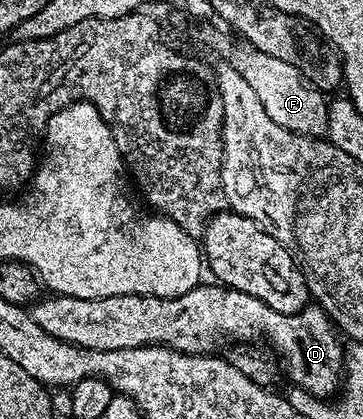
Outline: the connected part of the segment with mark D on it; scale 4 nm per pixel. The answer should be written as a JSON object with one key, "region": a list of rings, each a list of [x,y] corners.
{"region":[[[201,283],[192,288],[189,293],[181,297],[139,297],[137,293],[130,295],[118,295],[117,297],[99,297],[98,299],[78,299],[77,297],[62,297],[59,295],[44,295],[39,298],[31,306],[30,312],[34,323],[38,323],[38,327],[42,327],[42,331],[46,331],[50,335],[54,335],[54,339],[62,339],[71,345],[81,345],[87,349],[101,349],[102,351],[125,349],[126,347],[140,347],[142,345],[166,345],[169,349],[176,349],[180,353],[198,353],[201,355],[208,355],[213,352],[215,345],[222,341],[232,341],[231,343],[252,343],[257,339],[256,337],[265,337],[267,344],[278,354],[279,360],[288,368],[288,377],[296,384],[297,390],[303,391],[311,395],[311,397],[318,397],[321,399],[331,398],[341,388],[342,385],[342,370],[346,365],[346,349],[342,342],[341,334],[338,332],[337,326],[334,324],[333,318],[327,312],[324,313],[316,306],[316,303],[309,304],[307,309],[298,311],[297,313],[279,313],[270,307],[266,307],[266,303],[262,303],[262,299],[254,299],[254,295],[246,295],[237,289],[227,288],[219,283]]]}

